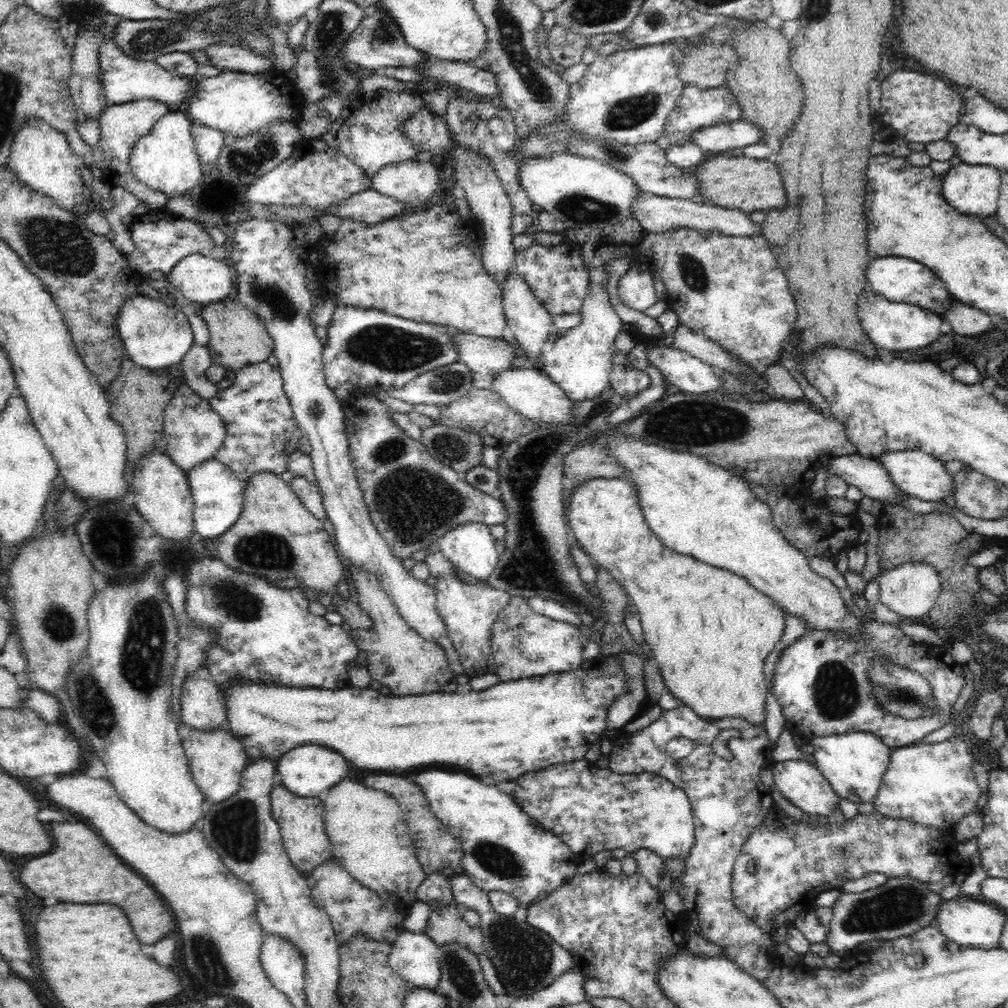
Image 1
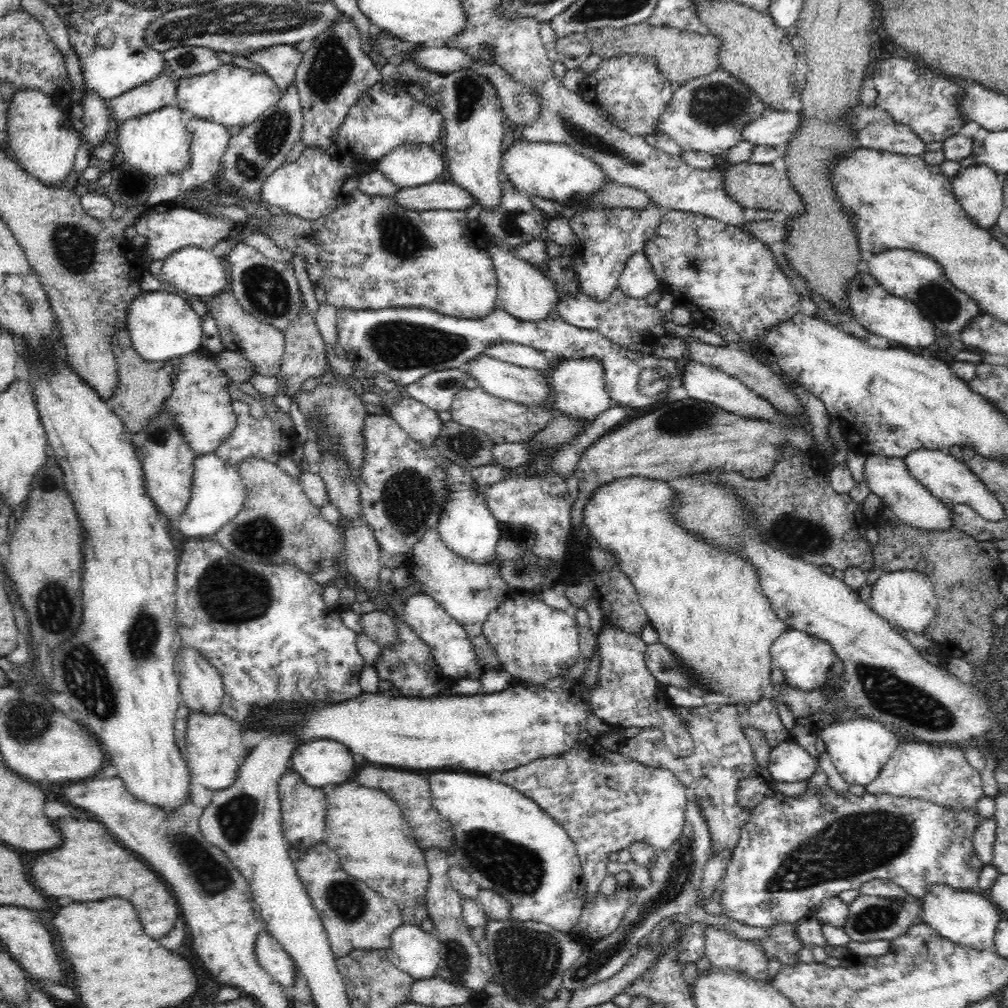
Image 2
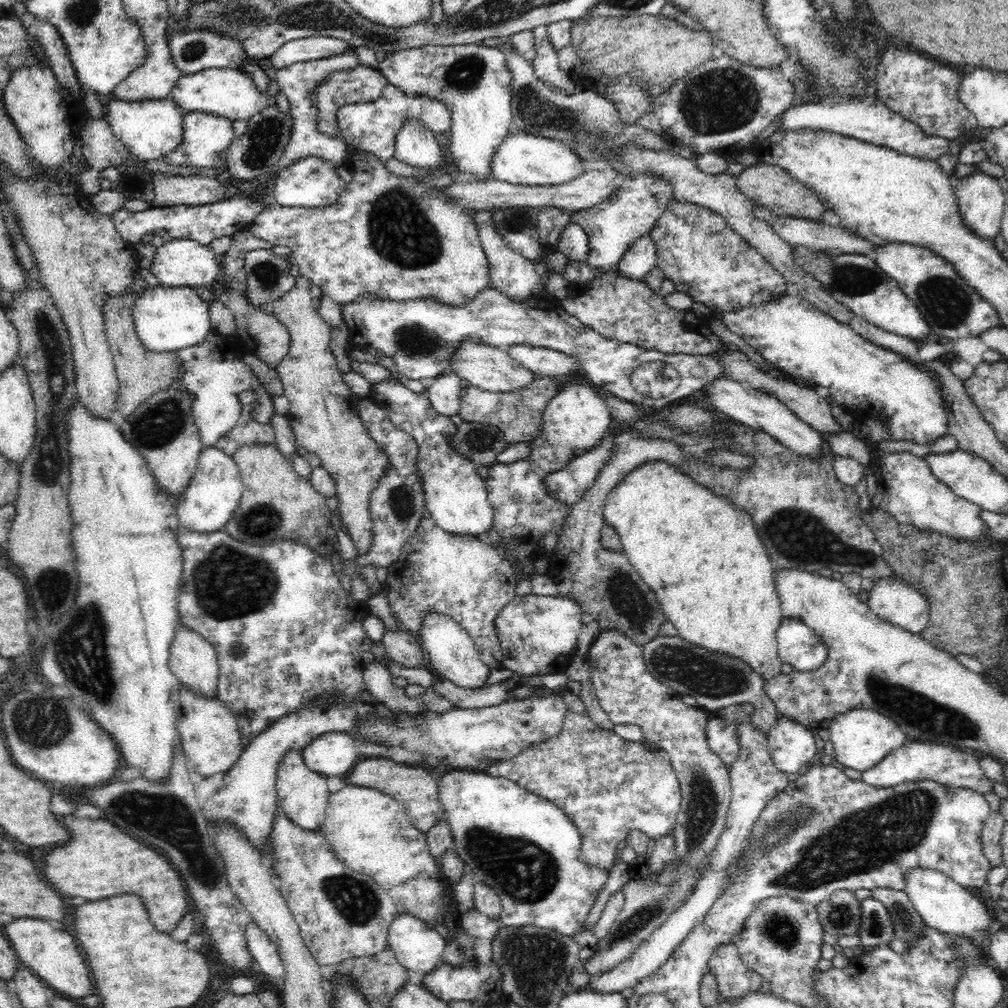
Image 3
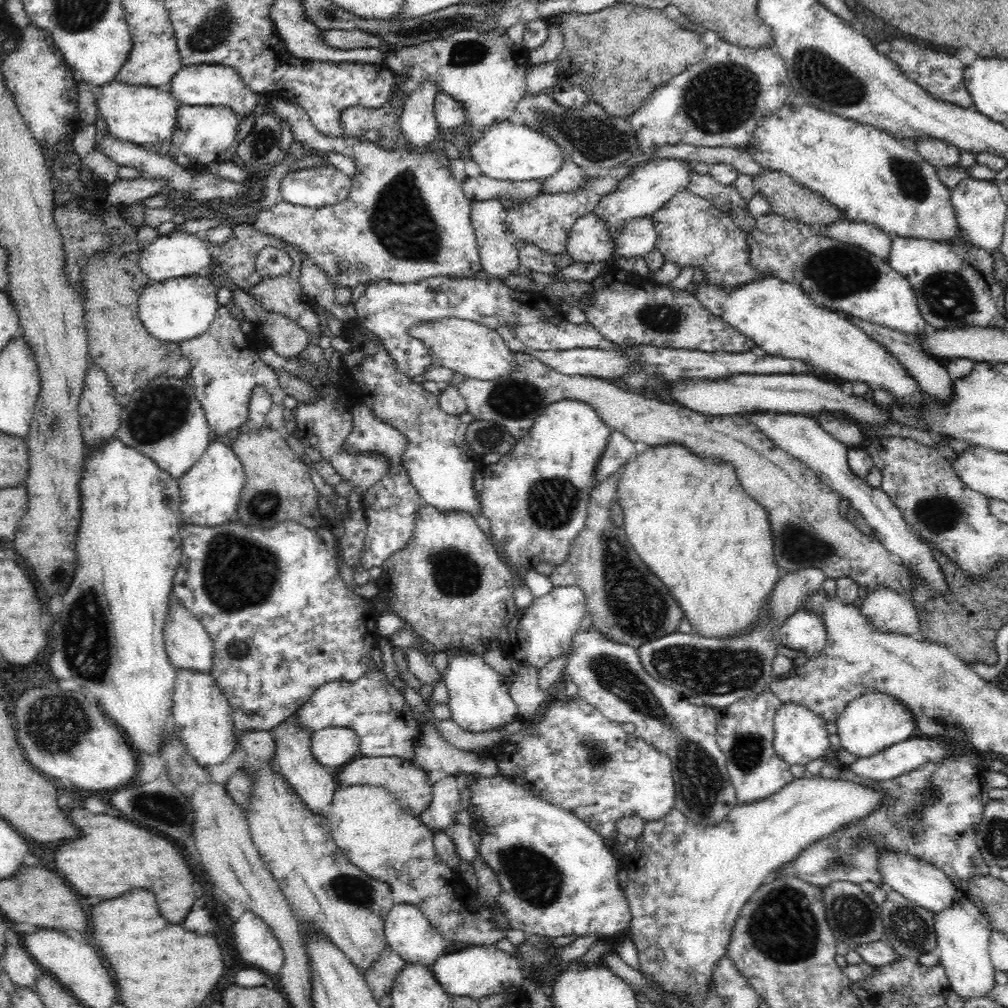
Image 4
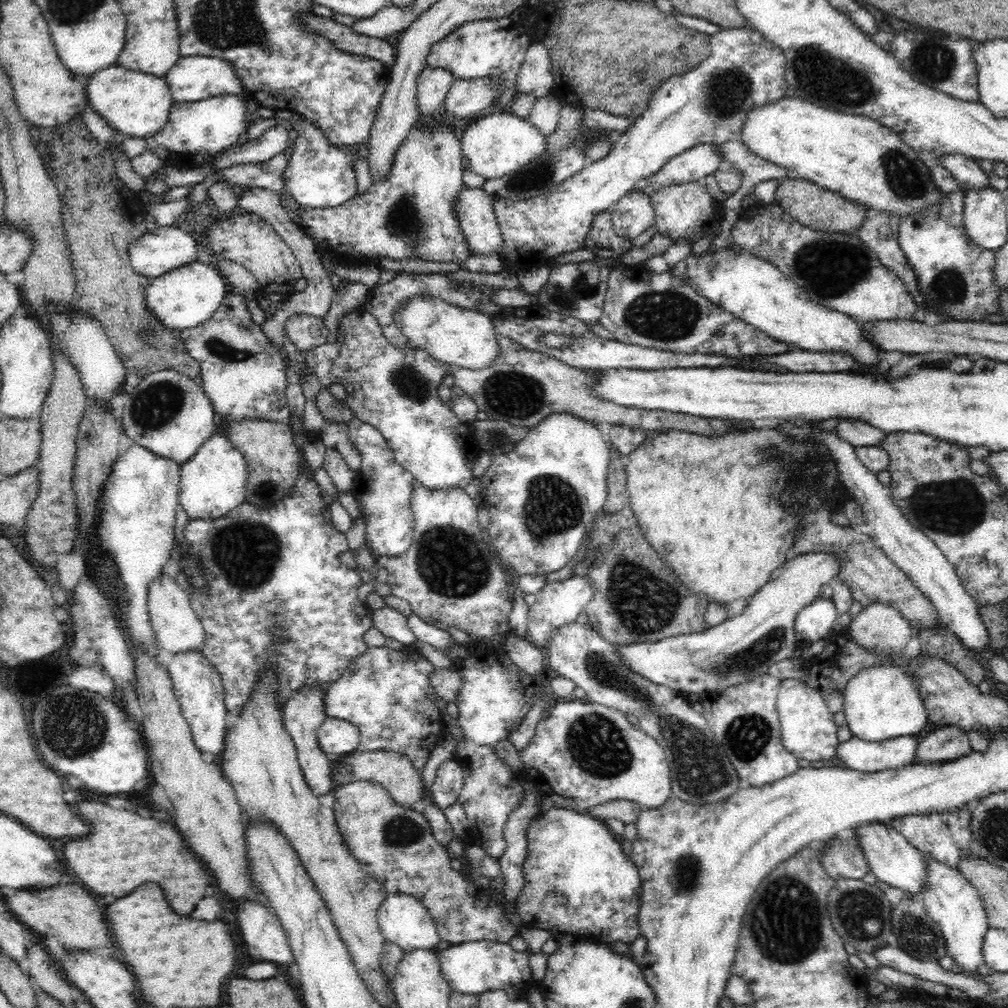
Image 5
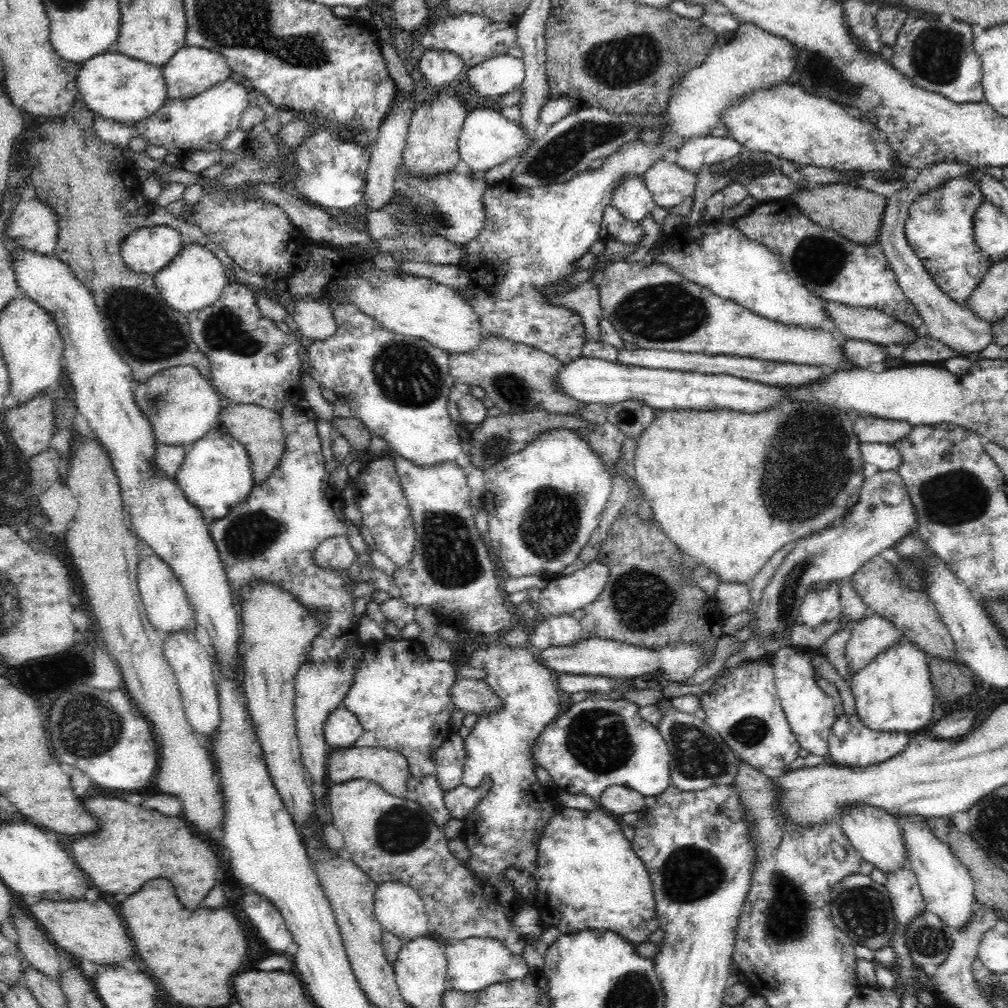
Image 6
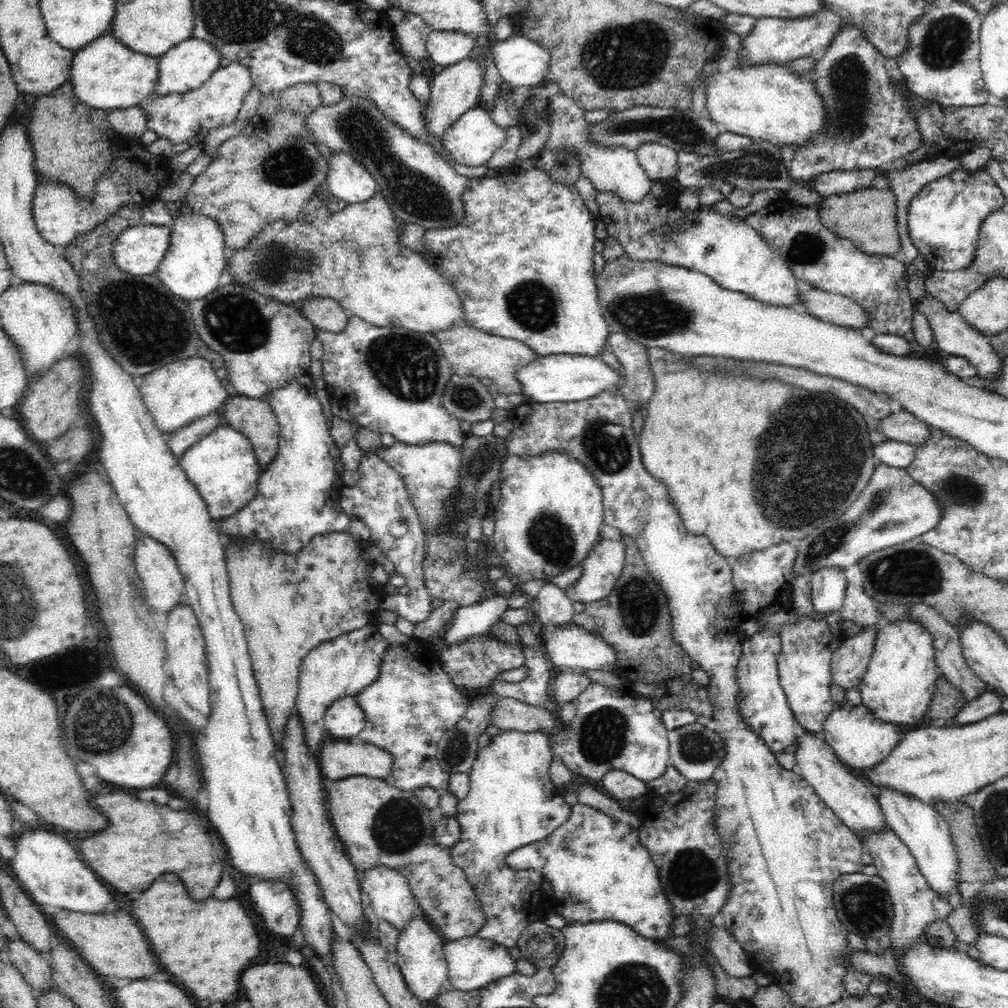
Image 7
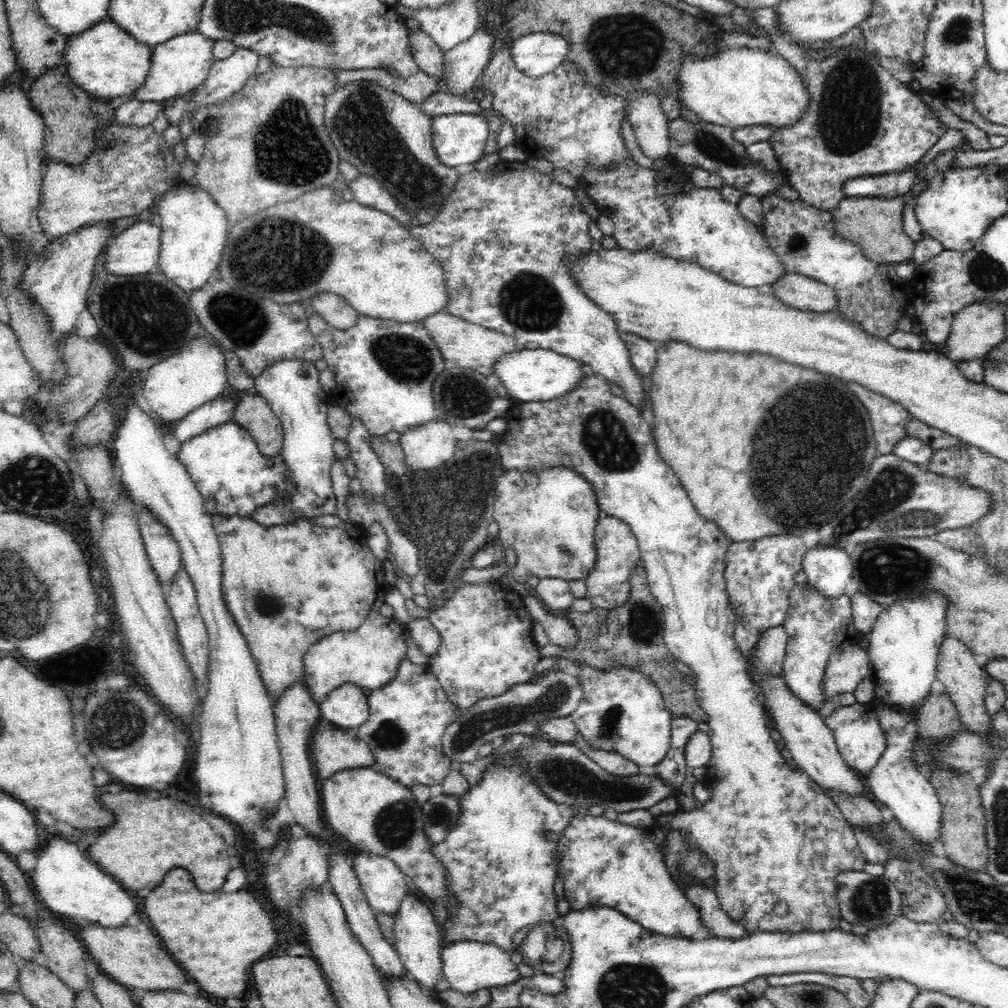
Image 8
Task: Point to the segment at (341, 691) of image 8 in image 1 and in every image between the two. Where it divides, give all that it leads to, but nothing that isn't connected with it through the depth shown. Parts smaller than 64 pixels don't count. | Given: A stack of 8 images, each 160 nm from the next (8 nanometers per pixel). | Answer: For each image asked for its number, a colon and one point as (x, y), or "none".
1: (306, 770)
2: (320, 762)
3: (334, 753)
4: (333, 747)
5: (336, 737)
6: (342, 728)
7: (344, 718)

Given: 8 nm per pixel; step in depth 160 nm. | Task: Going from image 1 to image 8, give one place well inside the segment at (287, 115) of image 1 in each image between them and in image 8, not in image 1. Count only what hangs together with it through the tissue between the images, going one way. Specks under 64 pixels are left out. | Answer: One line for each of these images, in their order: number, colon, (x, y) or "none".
2: (231, 96)
3: (232, 94)
4: (204, 84)
5: (194, 78)
6: (192, 70)
7: (185, 67)
8: (178, 66)

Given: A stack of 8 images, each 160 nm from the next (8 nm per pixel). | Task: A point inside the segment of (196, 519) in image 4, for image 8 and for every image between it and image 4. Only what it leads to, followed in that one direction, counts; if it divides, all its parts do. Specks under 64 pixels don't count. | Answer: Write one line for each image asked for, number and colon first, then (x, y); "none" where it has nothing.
5: (212, 483)
6: (216, 475)
7: (223, 466)
8: (234, 477)

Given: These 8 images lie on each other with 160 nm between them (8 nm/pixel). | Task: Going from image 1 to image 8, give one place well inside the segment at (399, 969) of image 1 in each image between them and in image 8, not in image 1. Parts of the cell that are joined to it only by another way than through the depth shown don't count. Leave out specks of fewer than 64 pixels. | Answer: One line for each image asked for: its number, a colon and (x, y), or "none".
2: (414, 951)
3: (415, 945)
4: (409, 933)
5: (404, 920)
6: (399, 909)
7: (391, 897)
8: (384, 884)

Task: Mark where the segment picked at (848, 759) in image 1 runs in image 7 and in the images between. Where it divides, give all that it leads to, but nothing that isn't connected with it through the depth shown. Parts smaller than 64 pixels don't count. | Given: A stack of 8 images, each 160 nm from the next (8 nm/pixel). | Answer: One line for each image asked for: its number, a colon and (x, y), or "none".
2: (859, 748)
3: (861, 738)
4: (874, 721)
5: (883, 702)
6: (894, 692)
7: (897, 687)

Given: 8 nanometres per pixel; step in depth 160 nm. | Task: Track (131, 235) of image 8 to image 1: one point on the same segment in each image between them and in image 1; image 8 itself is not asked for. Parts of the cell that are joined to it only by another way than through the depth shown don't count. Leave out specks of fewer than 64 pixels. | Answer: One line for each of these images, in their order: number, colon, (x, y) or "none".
1: (202, 280)
2: (198, 273)
3: (180, 262)
4: (176, 254)
5: (158, 251)
6: (147, 250)
7: (138, 250)

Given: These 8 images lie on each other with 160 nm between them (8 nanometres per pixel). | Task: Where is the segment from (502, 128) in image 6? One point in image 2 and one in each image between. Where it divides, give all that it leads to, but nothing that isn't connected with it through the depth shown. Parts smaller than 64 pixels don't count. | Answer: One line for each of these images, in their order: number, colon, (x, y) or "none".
2: (555, 172)
3: (525, 159)
4: (504, 151)
5: (497, 143)

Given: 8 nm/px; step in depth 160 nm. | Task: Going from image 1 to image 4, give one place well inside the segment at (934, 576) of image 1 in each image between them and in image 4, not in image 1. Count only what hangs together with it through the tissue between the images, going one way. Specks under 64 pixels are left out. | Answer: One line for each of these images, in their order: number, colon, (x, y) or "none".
2: (905, 598)
3: (892, 599)
4: (889, 611)

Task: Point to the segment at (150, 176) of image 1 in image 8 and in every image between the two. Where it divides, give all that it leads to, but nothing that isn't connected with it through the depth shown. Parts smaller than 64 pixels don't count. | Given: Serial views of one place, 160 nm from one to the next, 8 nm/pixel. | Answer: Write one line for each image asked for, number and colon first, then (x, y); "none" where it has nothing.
2: (158, 143)
3: (151, 129)
4: (142, 115)
5: (135, 104)
6: (119, 88)
7: (106, 75)
8: (104, 61)

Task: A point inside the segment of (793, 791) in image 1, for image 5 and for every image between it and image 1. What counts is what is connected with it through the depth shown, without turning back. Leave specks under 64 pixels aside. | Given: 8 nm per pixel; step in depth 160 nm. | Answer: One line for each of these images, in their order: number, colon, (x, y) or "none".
2: (789, 763)
3: (791, 744)
4: (800, 735)
5: (808, 732)

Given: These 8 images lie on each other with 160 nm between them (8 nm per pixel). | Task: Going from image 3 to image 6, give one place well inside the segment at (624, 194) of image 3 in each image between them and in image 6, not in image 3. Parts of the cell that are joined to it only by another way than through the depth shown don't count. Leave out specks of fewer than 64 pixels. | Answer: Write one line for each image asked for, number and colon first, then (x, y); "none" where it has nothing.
4: (651, 186)
5: (700, 161)
6: (698, 152)

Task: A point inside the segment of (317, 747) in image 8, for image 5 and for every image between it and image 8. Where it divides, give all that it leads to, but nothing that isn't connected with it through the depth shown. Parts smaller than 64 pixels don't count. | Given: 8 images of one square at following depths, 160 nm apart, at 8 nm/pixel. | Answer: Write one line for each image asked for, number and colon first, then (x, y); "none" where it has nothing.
5: (396, 772)
6: (389, 769)
7: (338, 759)

